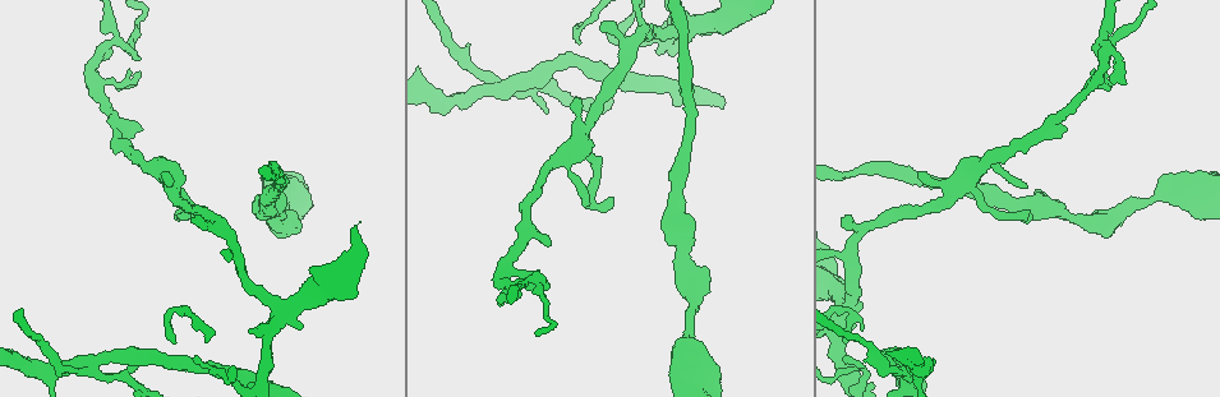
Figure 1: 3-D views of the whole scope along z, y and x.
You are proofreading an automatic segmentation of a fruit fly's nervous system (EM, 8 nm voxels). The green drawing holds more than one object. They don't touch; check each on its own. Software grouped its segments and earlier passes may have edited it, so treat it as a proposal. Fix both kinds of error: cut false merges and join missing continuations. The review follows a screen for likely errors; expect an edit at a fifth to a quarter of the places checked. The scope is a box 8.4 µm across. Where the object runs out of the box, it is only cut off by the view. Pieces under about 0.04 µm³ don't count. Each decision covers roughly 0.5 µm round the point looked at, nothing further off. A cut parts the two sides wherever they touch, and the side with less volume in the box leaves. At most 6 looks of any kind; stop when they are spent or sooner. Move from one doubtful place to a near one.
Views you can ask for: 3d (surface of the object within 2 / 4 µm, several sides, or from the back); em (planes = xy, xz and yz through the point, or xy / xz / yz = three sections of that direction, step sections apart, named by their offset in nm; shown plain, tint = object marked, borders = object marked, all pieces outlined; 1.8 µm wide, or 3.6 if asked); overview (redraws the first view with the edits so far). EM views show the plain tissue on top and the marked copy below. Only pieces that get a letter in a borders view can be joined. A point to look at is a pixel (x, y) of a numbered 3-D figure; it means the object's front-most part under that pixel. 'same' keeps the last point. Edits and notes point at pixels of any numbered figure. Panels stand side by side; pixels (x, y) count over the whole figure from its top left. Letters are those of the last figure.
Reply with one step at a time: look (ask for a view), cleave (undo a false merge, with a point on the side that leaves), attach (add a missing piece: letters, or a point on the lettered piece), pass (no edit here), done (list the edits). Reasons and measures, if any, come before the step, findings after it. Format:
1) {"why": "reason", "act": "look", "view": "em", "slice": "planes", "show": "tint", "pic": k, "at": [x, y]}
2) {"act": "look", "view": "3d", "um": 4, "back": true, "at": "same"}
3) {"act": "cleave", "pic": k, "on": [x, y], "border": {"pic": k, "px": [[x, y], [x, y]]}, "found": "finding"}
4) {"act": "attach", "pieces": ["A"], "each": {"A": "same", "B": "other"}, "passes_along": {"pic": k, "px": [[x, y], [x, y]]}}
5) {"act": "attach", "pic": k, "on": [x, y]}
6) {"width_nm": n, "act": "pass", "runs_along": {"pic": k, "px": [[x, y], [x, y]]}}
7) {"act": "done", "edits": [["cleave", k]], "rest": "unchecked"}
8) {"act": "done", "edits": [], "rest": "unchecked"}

{"act": "look", "view": "em", "slice": "yz", "step": 4, "show": "borders", "pic": 1, "at": [93, 363]}

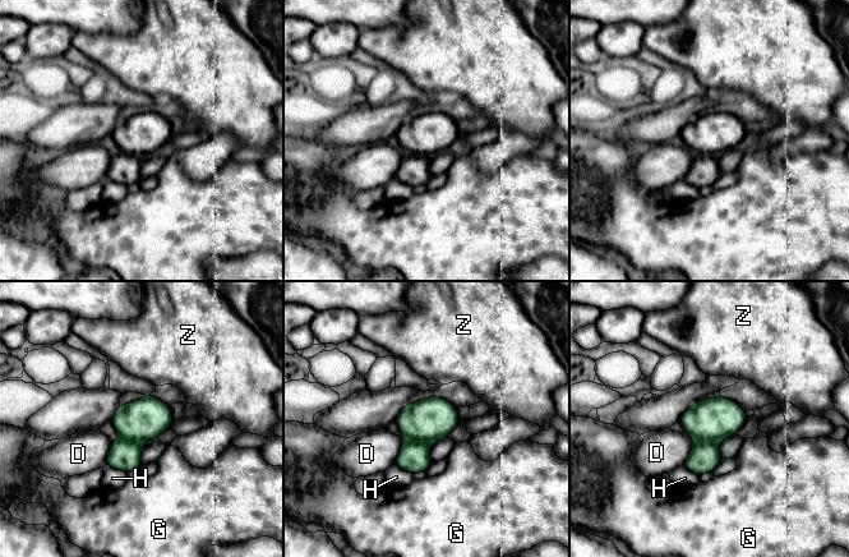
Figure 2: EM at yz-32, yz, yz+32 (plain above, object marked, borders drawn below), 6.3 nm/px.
{"act": "cleave", "pic": 2, "on": [428, 420], "each": {"D": "other", "G": "other", "H": "other", "Z": "other"}, "border": {"pic": 2, "px": [[407, 438], [424, 441], [429, 445]]}, "found": "a second neuron is stuck on"}

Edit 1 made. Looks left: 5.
{"why": "free end", "act": "look", "view": "3d", "um": 2, "pic": 1, "at": [140, 126]}

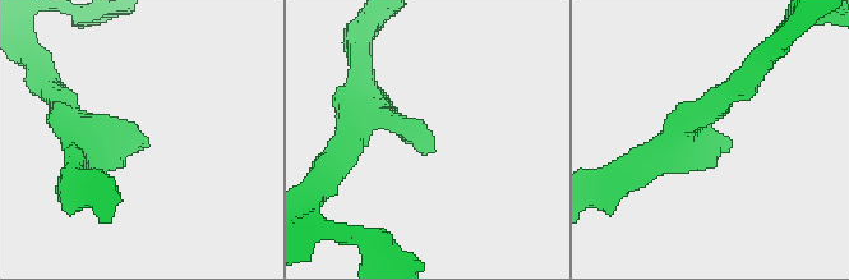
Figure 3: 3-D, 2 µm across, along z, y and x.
{"act": "look", "view": "em", "slice": "xy", "step": 4, "show": "borders", "pic": 3, "at": [139, 137]}

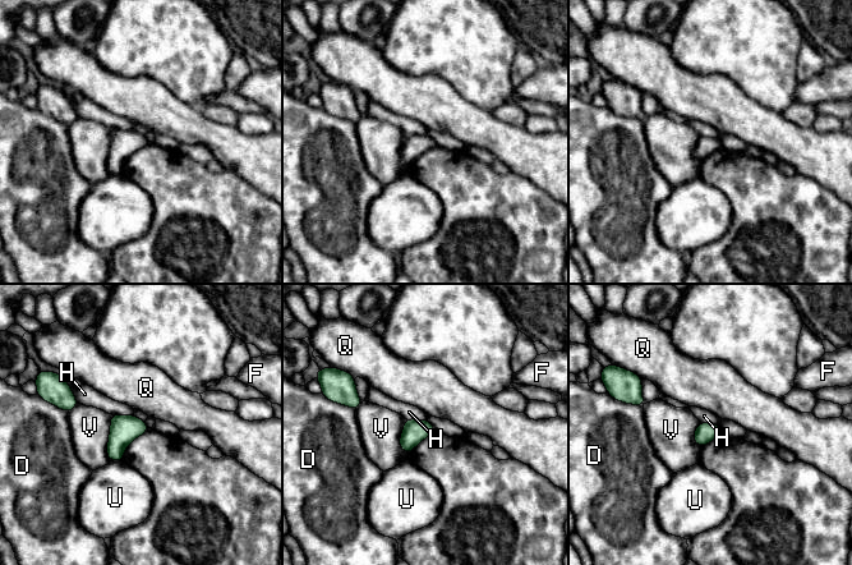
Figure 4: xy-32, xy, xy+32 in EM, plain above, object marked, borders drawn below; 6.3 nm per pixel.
{"width_nm": 120, "longest_contact_nm": ["V", 300], "act": "pass", "each": {"D": "other", "F": "other", "H": "other", "Q": "other", "U": "other", "V": "other"}, "found": "none of them fits"}

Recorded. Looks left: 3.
{"why": "abrupt turn", "act": "look", "view": "em", "slice": "xz", "step": 8, "show": "tint", "pic": 1, "at": [508, 286]}

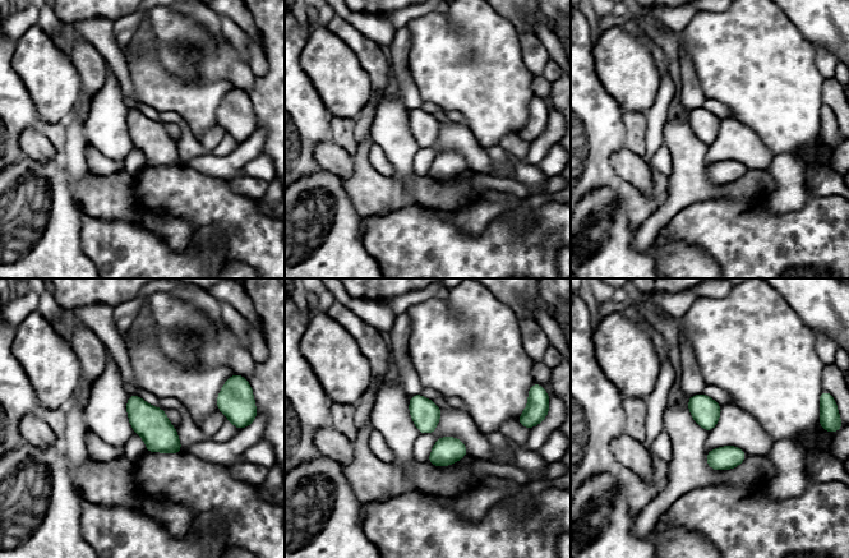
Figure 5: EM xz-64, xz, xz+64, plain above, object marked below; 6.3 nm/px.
{"why": "another direction", "act": "look", "view": "em", "slice": "planes", "show": "borders", "at": "same"}

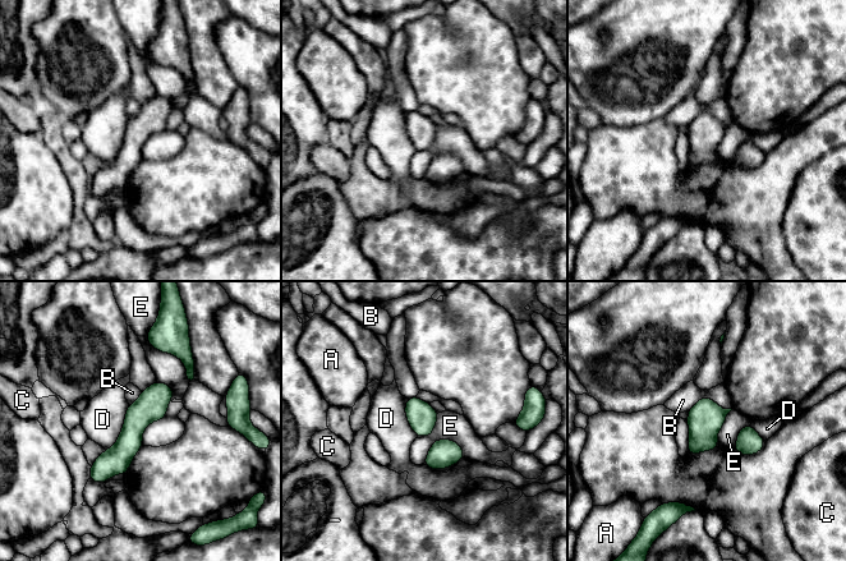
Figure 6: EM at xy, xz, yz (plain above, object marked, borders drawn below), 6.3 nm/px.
{"width_nm": 180, "act": "pass", "each": {"A": "other", "B": "other", "C": "other", "D": "other", "E": "other"}, "runs_along": {"pic": 6, "px": [[166, 389], [93, 477]]}, "found": "all the same neuron"}

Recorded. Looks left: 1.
{"act": "done", "edits": [["cleave", 2]], "rest": "unchecked"}

